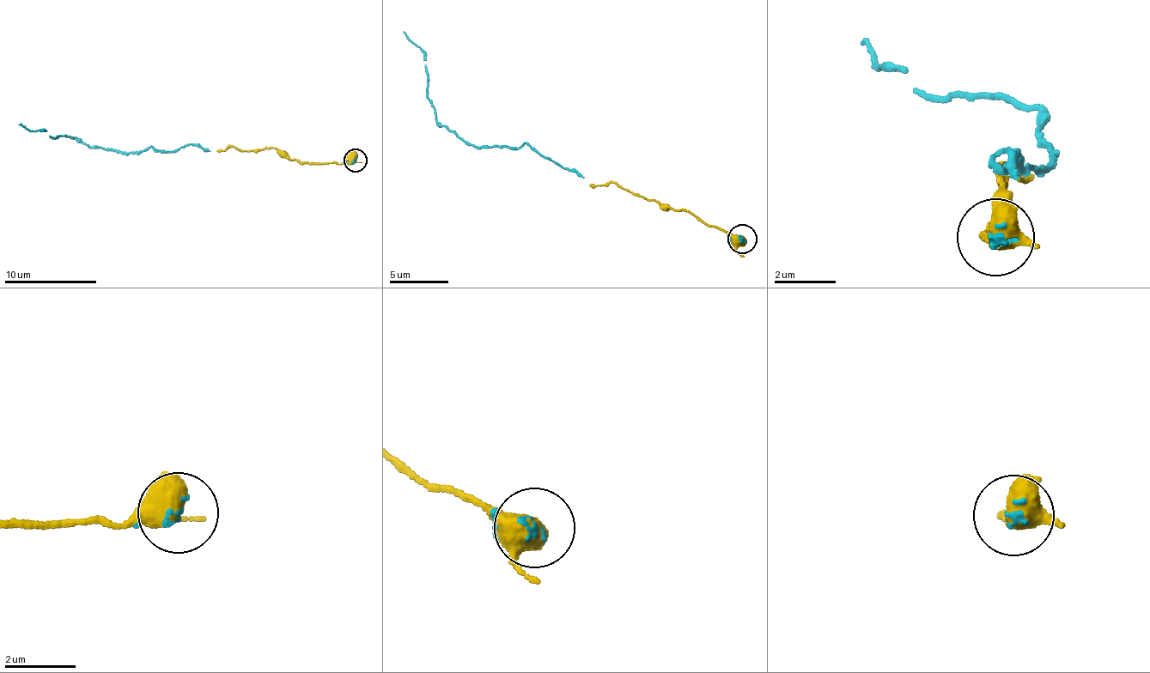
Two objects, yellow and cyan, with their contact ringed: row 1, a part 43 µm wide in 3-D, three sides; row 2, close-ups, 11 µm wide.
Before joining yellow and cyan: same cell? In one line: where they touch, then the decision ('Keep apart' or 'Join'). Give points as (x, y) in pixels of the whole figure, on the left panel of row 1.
Place: (355, 160). Join

